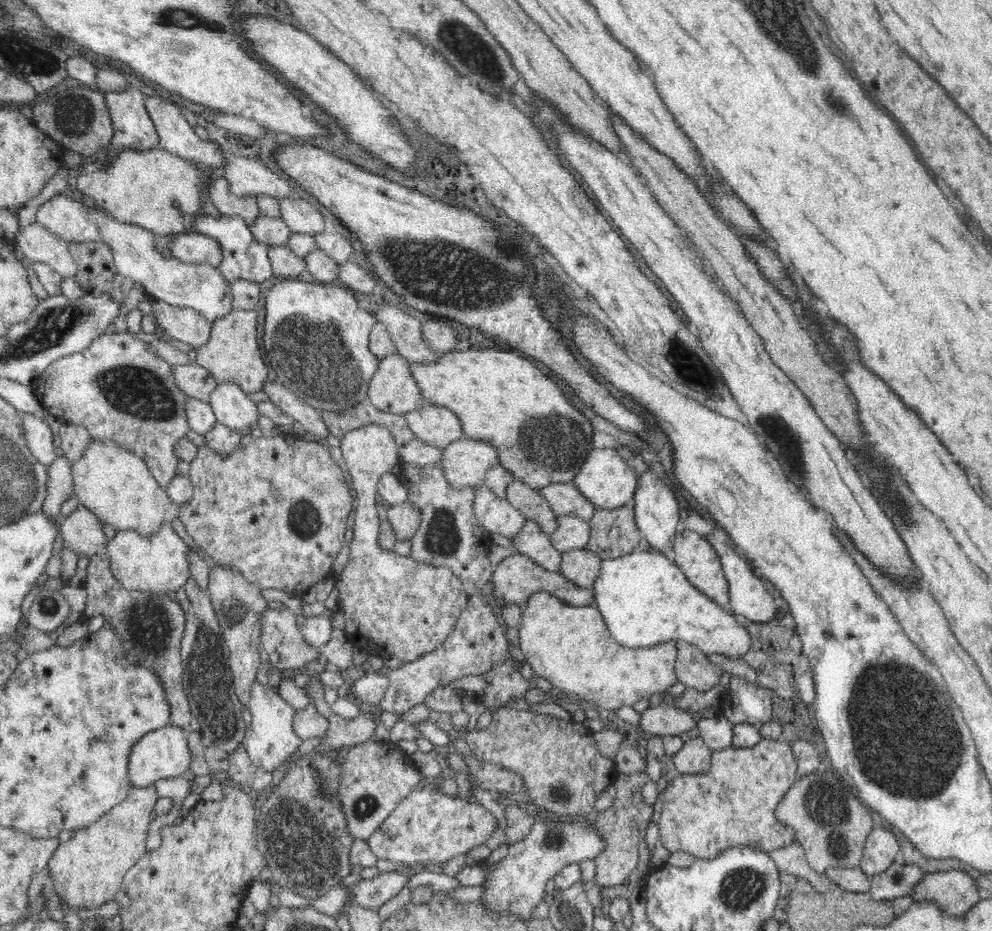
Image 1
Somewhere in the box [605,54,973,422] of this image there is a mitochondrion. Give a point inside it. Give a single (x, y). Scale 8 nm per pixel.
(691, 367)

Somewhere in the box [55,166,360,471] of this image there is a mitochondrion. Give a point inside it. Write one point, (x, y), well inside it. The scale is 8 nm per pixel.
(131, 388)

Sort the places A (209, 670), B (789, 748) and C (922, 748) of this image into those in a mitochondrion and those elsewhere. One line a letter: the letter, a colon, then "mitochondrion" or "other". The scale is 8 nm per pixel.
A: mitochondrion
B: other
C: mitochondrion

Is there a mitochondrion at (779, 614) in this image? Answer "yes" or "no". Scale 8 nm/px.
no

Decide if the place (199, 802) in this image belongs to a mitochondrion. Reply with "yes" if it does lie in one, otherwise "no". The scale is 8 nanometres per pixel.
no

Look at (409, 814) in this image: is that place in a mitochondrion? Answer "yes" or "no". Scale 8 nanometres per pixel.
no

